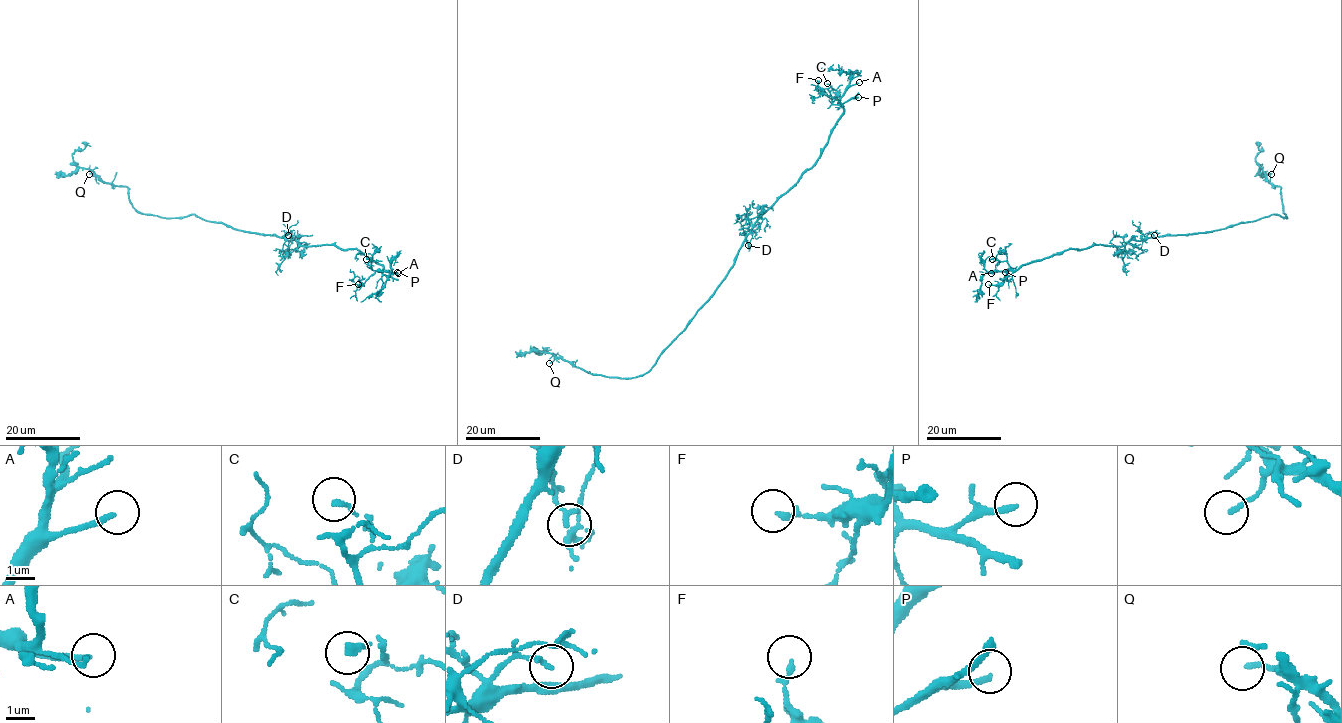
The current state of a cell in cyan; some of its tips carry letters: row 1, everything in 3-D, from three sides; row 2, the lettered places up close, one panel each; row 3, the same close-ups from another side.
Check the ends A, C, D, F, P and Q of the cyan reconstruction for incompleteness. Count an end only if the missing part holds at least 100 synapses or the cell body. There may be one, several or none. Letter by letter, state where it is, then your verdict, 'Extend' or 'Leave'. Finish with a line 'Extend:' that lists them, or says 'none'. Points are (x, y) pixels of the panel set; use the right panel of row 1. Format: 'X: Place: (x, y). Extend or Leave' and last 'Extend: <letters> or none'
A: Place: (991, 273). Leave
C: Place: (992, 259). Leave
D: Place: (1154, 235). Leave
F: Place: (988, 284). Leave
P: Place: (1005, 272). Extend
Q: Place: (1271, 174). Leave
Extend: P

